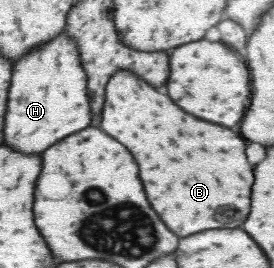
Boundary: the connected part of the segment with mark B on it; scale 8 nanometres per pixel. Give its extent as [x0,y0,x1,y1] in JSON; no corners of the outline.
[99,71,253,238]

